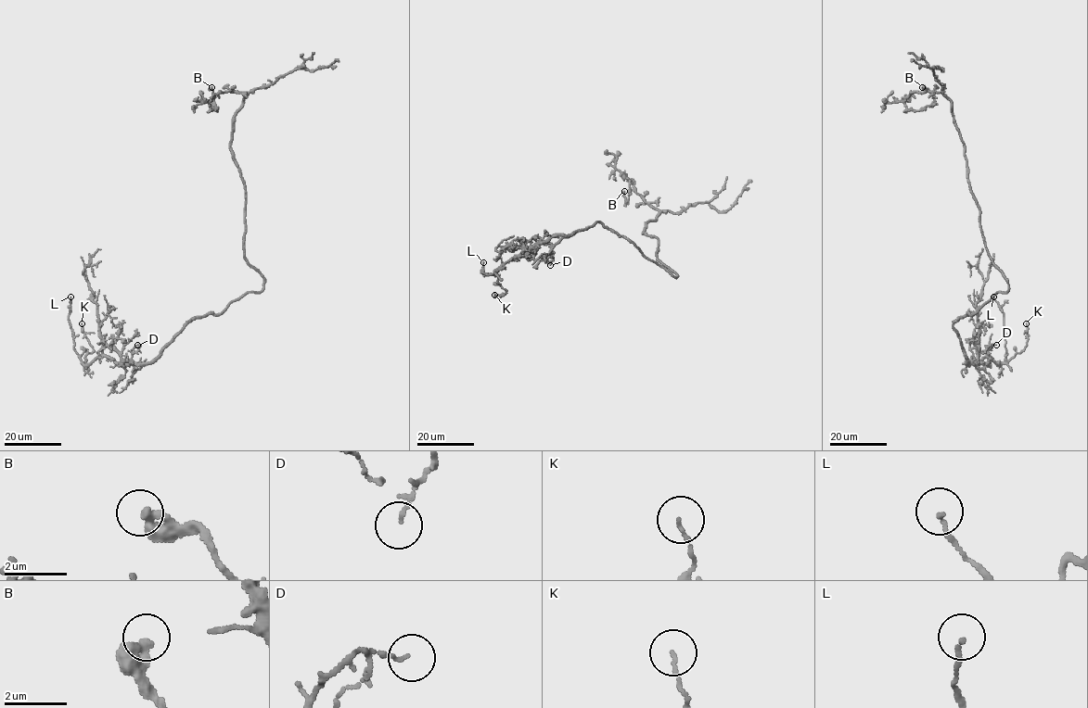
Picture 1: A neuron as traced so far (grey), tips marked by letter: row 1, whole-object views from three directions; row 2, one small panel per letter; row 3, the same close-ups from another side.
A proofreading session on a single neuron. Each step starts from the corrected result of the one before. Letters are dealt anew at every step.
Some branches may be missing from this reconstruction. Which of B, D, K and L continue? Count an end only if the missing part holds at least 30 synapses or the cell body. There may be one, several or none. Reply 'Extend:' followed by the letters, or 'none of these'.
Extend: none of these

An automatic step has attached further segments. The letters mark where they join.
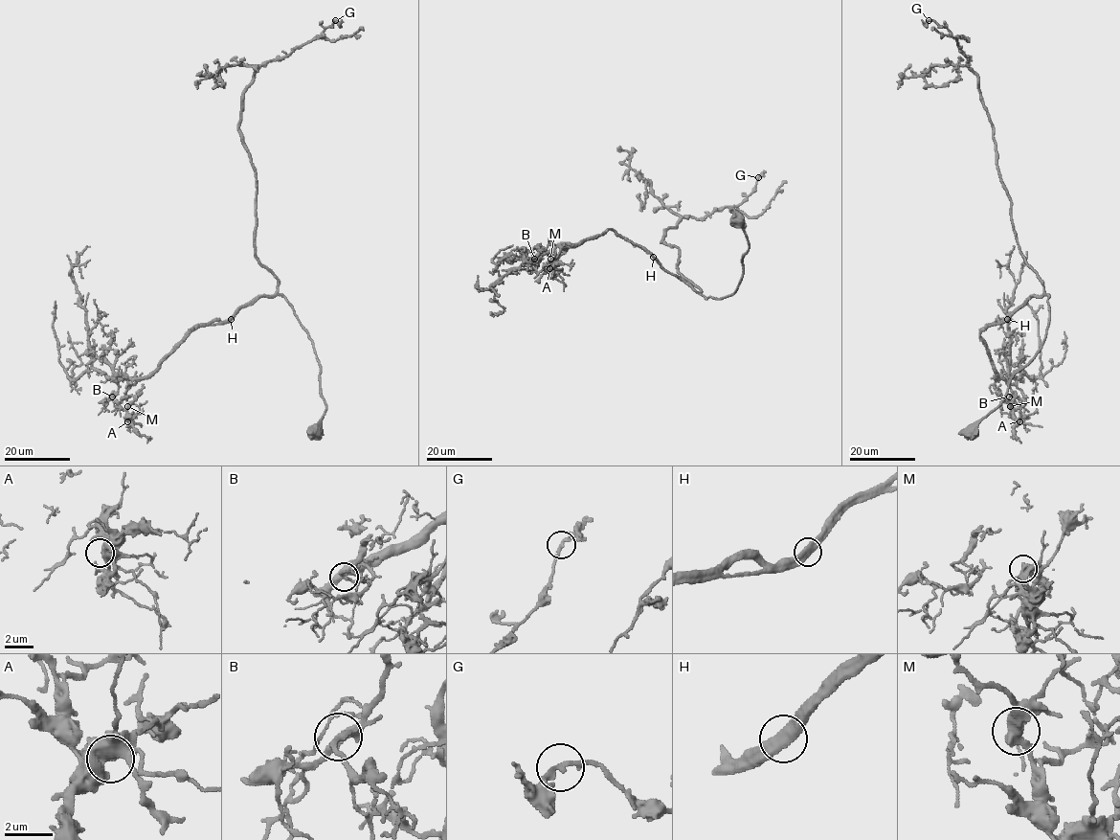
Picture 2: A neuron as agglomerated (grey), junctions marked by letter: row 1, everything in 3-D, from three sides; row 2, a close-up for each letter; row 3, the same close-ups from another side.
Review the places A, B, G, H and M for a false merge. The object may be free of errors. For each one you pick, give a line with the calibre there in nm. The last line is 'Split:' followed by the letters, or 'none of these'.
Split: none of these

